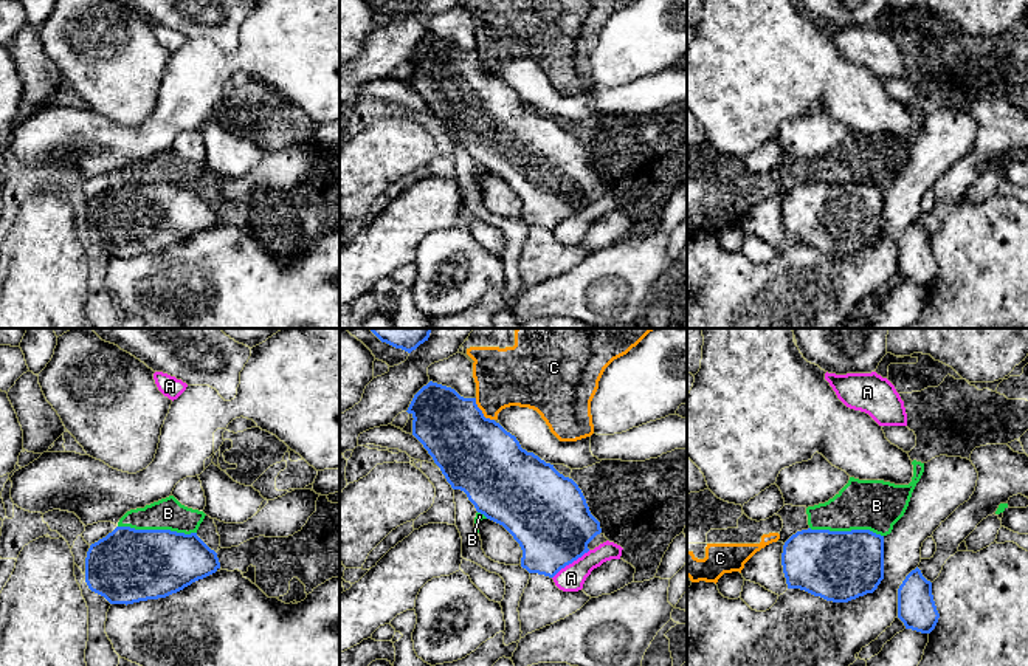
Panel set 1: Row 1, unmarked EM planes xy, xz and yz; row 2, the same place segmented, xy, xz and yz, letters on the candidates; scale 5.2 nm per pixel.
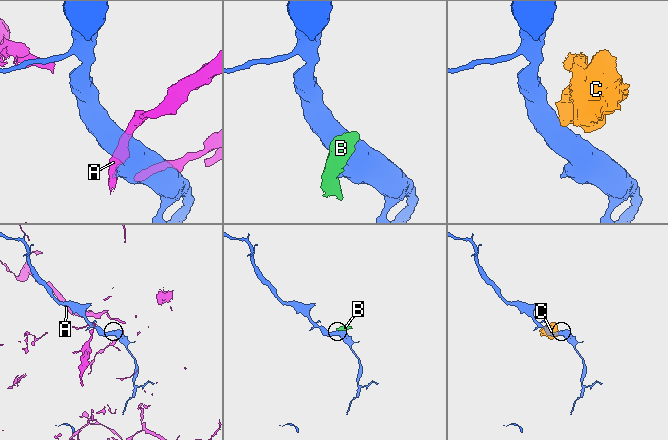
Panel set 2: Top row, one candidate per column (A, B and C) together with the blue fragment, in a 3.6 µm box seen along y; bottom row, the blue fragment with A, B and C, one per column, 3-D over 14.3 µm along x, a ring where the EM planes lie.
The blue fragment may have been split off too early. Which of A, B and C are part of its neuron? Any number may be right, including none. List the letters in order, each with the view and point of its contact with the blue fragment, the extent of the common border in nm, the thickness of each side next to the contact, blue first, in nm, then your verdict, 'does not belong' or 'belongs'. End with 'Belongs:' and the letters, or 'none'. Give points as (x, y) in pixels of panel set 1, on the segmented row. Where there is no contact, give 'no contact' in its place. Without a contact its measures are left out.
A: xz (571, 563) | 240 nm | 420/140 nm | does not belong
B: xy (157, 530) | 400 nm | 380/160 nm | does not belong
C: xz (481, 412) | 160 nm | 400/300 nm | does not belong
Belongs: none

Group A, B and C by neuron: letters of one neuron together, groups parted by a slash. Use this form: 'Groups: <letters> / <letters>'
Groups: A / B C

